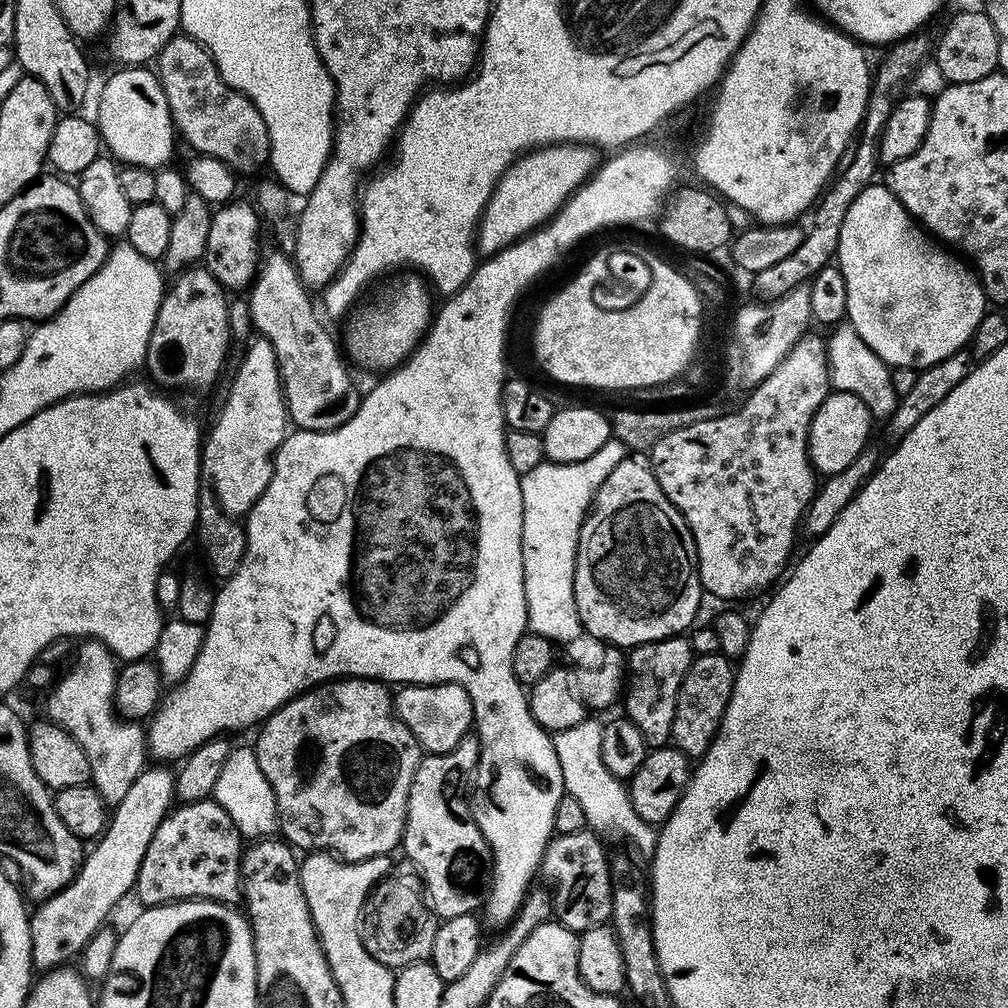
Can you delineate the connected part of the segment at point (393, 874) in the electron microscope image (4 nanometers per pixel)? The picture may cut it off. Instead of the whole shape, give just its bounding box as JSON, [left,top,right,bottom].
[360,858,440,970]

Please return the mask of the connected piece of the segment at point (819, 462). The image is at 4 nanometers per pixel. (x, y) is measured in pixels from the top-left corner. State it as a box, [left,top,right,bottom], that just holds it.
[808,391,874,478]

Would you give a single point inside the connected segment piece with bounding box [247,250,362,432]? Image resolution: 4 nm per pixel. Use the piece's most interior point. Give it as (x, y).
(321, 395)

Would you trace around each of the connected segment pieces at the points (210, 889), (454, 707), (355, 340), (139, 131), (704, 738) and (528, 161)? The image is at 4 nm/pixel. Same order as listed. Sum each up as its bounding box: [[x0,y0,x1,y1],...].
[[134,798,242,908],[394,684,473,753],[343,270,434,370],[98,66,178,170],[671,650,736,758],[479,144,598,257]]

